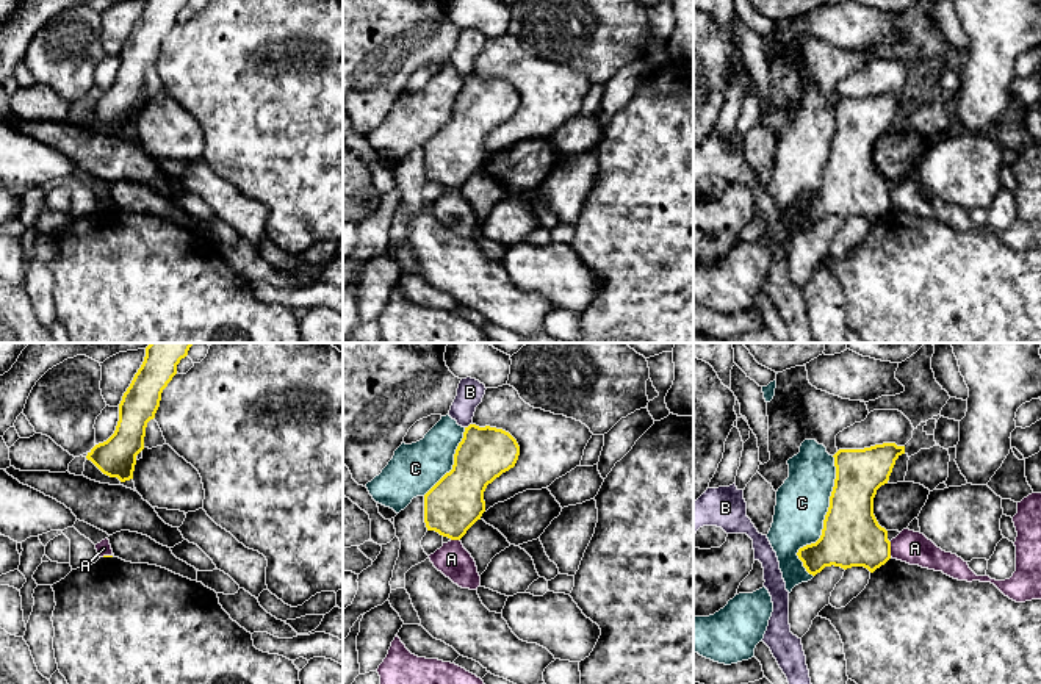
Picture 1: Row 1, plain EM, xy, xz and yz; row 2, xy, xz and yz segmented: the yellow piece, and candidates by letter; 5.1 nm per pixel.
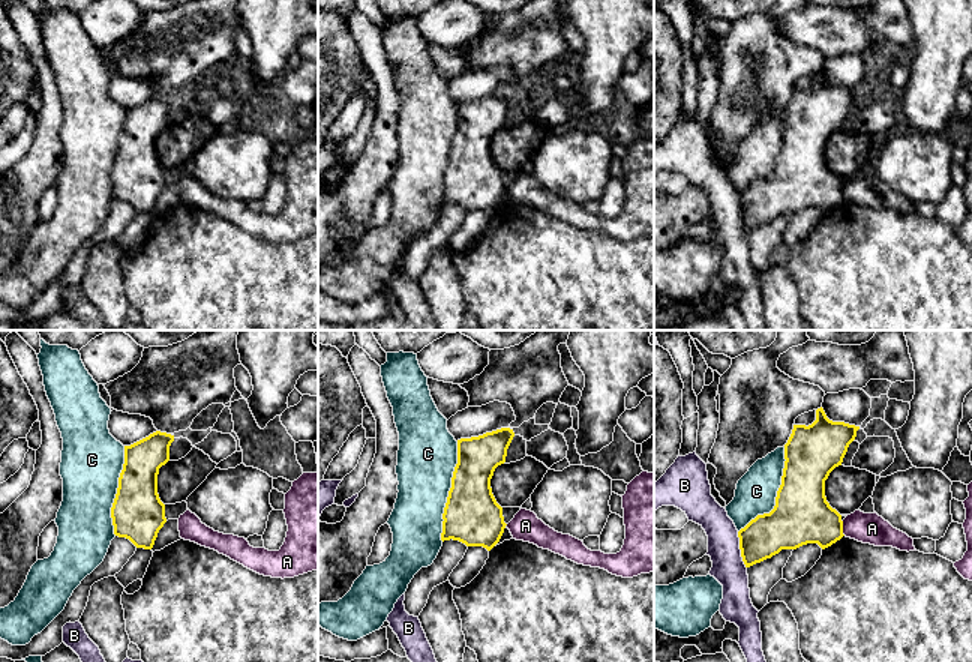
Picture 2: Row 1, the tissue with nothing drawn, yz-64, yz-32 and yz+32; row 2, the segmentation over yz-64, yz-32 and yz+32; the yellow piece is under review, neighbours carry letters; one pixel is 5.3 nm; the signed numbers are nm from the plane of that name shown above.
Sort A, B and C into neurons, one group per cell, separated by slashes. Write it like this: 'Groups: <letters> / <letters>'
Groups: A / B / C

